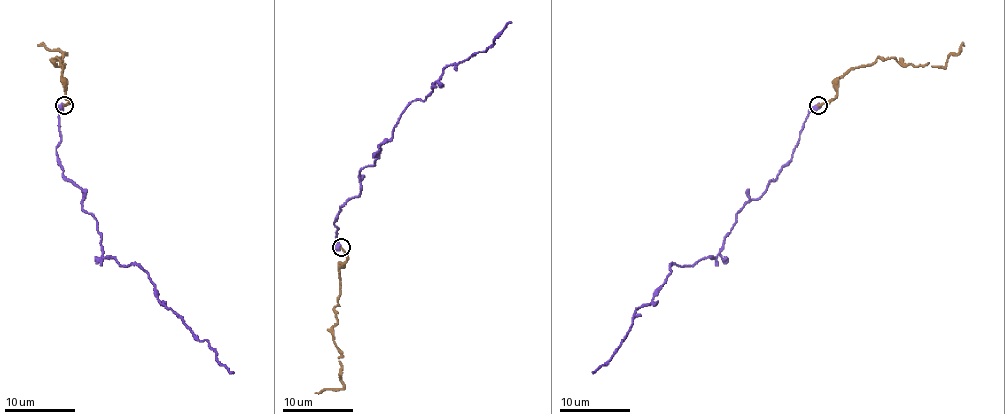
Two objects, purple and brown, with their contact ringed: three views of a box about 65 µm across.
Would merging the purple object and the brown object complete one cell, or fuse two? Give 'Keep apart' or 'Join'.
Join

